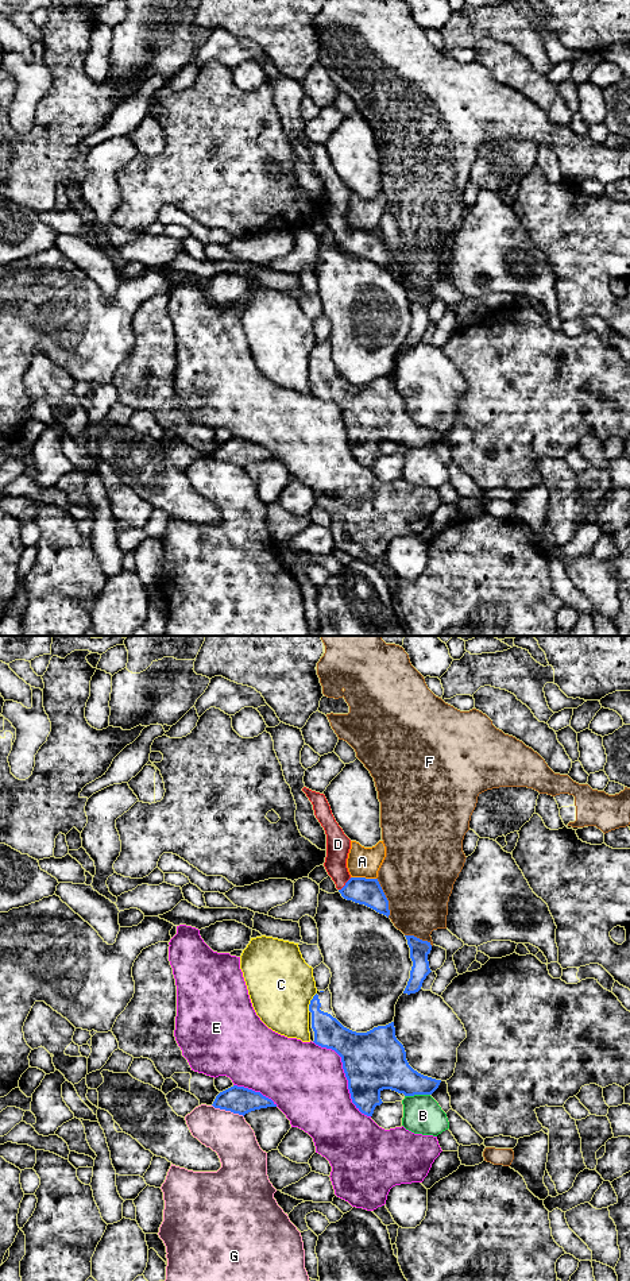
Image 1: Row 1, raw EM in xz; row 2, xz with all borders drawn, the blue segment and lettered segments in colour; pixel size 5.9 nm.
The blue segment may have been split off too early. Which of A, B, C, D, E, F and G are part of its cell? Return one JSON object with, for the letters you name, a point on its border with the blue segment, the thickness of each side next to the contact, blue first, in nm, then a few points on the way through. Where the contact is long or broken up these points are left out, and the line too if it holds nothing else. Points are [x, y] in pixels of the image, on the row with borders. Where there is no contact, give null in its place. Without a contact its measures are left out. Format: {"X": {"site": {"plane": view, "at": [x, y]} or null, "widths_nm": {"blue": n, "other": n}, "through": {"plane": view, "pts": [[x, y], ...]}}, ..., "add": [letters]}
{"D": {"site": {"plane": "xz", "at": [346, 884]}, "widths_nm": {"blue": 160, "other": 140}, "through": {"plane": "xz", "pts": [[364, 891], [346, 884], [337, 871], [337, 844]]}}, "add": ["D"]}

